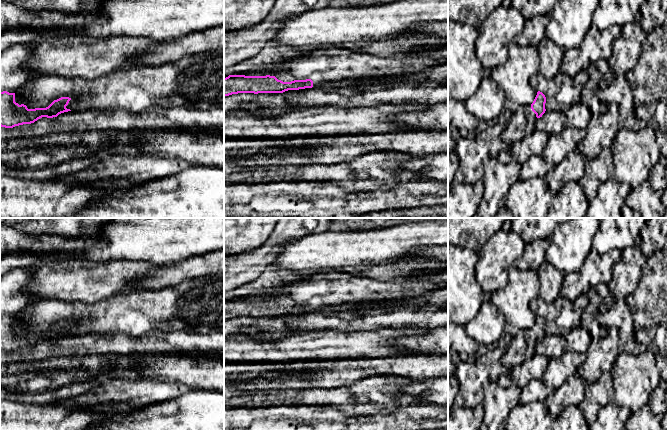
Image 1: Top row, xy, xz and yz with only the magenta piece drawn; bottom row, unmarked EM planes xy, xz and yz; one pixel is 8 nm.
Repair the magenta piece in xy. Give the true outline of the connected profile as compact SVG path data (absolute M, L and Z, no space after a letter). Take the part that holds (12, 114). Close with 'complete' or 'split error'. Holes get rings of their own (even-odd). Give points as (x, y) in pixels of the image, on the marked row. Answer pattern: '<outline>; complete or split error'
M0 92L0 126L13 128L34 123L42 117L57 117L61 113L71 111L66 108L70 100L69 97L61 97L46 108L28 109L26 105L15 102L15 93Z; complete

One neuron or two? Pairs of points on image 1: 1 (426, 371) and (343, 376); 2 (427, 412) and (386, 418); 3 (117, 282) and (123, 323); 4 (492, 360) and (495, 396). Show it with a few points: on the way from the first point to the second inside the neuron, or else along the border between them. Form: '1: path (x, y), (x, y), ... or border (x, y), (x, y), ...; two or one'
1: path (405, 369), (391, 369), (388, 366), (364, 366); one
2: path (417, 417), (396, 418); one
3: border (137, 289), (113, 295), (97, 302); two
4: border (496, 382), (486, 380), (483, 383), (483, 401); two

